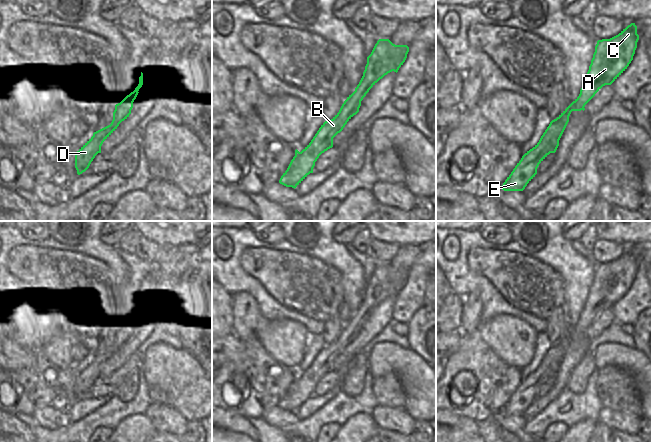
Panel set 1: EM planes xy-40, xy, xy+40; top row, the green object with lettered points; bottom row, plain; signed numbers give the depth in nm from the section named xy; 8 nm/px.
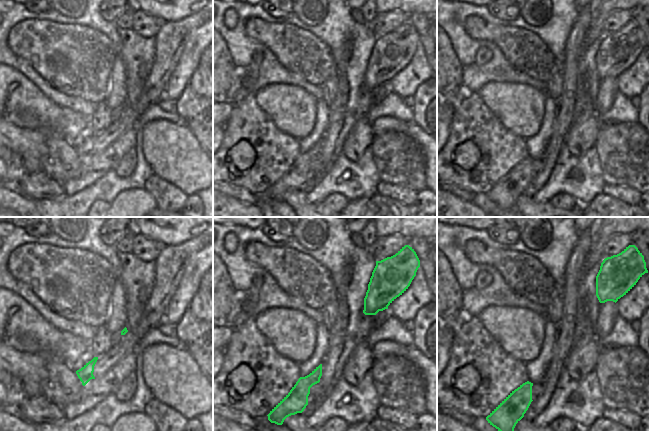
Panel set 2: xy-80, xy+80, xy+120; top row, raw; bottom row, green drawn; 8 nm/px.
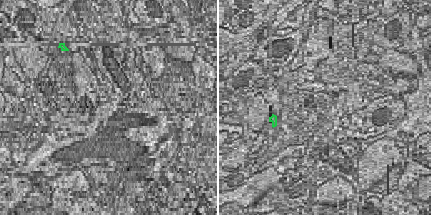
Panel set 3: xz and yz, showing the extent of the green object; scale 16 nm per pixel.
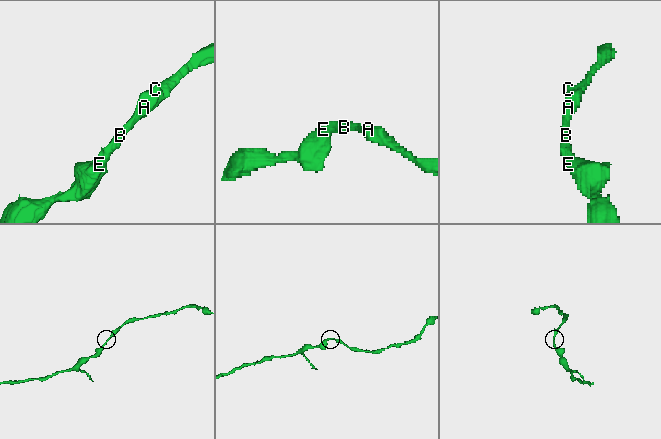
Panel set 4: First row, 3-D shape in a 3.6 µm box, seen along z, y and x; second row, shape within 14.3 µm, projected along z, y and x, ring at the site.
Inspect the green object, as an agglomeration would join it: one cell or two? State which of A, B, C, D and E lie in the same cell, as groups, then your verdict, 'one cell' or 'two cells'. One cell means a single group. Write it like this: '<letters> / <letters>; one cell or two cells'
A B C D E; one cell

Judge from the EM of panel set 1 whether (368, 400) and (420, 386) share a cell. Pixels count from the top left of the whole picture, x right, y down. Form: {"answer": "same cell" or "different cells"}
{"answer": "different cells"}

